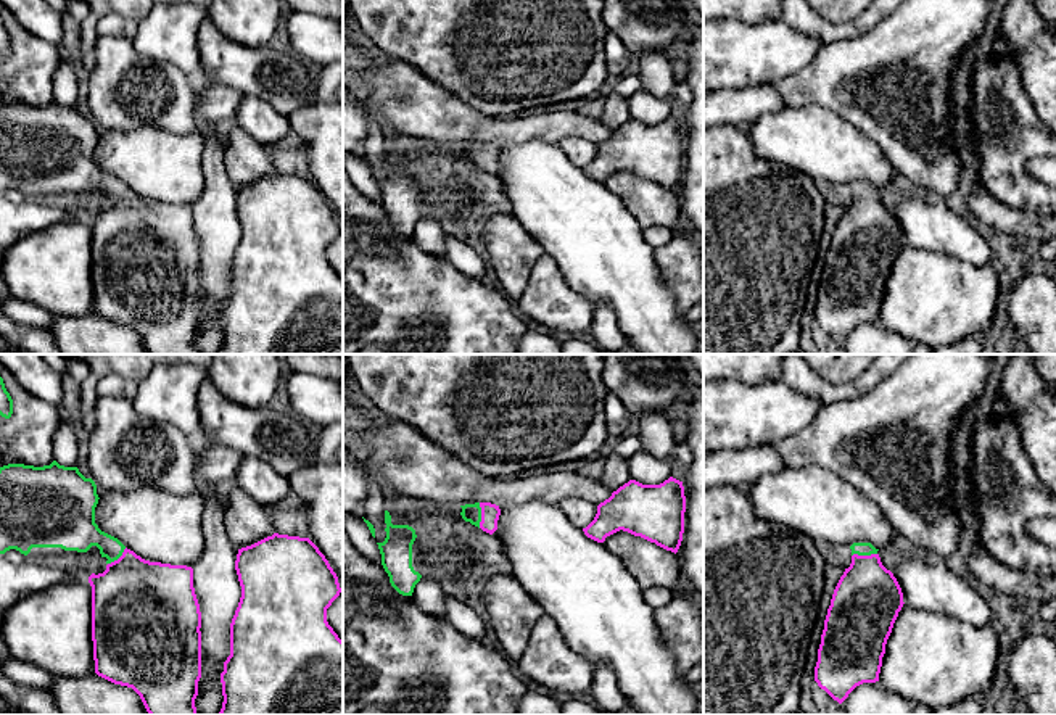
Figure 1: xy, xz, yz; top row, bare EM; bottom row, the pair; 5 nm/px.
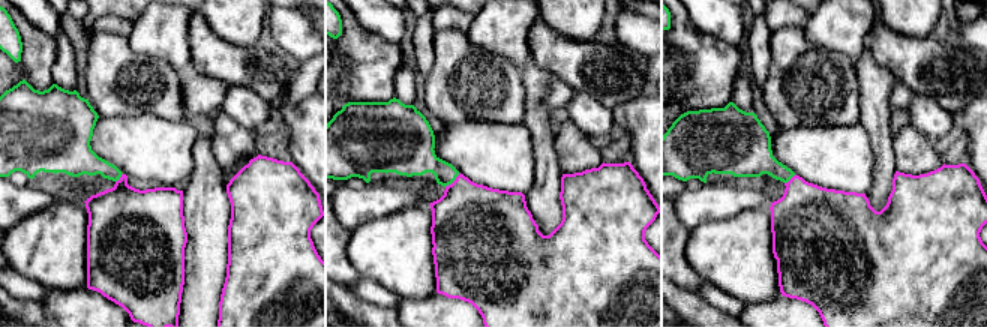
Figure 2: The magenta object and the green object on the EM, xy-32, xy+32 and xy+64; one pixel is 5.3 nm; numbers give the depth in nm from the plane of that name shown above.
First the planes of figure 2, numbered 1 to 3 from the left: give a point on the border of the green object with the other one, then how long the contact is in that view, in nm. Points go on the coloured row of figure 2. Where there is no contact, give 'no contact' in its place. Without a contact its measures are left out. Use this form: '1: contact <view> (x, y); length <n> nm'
1: contact xy-32 (120, 177); length 70 nm
2: contact xy+32 (453, 182); length 120 nm
3: contact xy+64 (791, 179); length 80 nm

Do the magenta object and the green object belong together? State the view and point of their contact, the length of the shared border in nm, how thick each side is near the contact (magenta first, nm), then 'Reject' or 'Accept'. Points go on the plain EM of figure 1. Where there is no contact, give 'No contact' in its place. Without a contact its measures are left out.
Touches magenta at xz (482, 155). Shared border 130 nm. Thickness 100 nm (magenta) against 100 nm. Accept

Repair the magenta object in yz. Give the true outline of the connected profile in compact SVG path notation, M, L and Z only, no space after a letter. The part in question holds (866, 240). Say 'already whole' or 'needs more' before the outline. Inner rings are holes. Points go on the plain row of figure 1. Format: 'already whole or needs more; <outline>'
needs more; M853 182L852 203L840 216L821 274L815 320L842 343L863 322L879 320L885 283L903 246L901 227L871 182Z

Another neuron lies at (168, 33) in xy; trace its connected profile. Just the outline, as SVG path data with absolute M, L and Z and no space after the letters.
M158 3L138 23L132 43L143 56L171 63L187 76L200 72L198 29L208 8L193 3Z

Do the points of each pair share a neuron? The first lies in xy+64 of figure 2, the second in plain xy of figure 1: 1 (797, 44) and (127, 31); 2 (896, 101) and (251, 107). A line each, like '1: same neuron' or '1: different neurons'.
1: different neurons
2: different neurons

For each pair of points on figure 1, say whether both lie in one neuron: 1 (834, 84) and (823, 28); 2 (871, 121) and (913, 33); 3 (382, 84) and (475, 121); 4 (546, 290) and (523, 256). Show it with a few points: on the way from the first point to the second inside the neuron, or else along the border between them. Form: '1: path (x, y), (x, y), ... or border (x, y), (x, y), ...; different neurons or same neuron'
1: border (863, 34), (853, 39), (836, 39), (823, 44); different neurons
2: path (894, 99), (894, 81), (908, 65), (911, 55); same neuron
3: path (404, 95), (414, 105), (453, 121); same neuron
4: border (544, 253), (533, 266), (528, 284), (517, 301); different neurons

